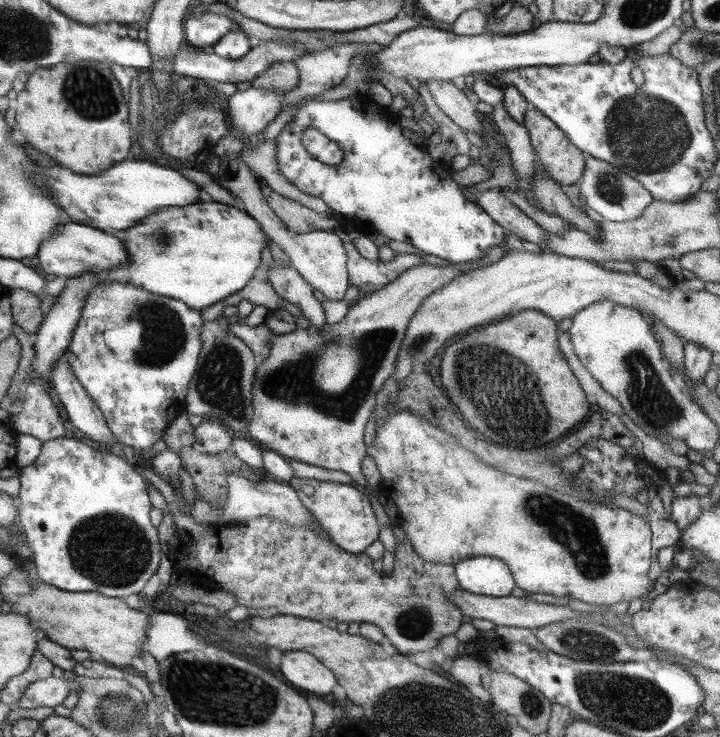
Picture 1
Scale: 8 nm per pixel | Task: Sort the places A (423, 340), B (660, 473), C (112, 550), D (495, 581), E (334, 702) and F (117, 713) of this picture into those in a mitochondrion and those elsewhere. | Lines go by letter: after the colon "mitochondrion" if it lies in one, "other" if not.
A: mitochondrion
B: other
C: mitochondrion
D: other
E: other
F: mitochondrion

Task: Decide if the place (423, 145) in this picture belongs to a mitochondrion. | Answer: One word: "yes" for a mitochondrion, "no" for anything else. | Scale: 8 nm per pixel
no

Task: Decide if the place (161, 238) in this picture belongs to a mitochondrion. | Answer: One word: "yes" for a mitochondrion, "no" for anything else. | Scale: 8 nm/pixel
yes

